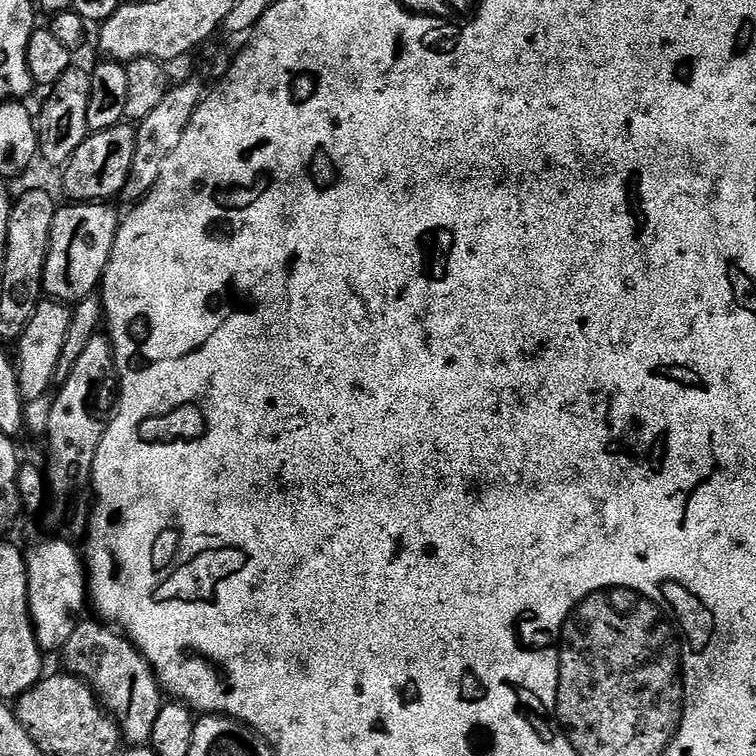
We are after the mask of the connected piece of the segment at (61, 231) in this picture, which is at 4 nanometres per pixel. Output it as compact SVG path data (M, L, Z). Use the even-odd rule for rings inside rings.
M72 202L67 206L69 208L60 206L56 209L52 240L48 244L48 257L44 267L44 292L51 299L72 306L76 301L93 295L101 287L116 241L118 216L104 202Z

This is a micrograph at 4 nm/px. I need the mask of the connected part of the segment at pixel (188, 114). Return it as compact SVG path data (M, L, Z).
M188 80L185 84L169 87L166 98L162 98L162 103L151 113L146 114L146 118L139 121L136 128L136 145L134 146L134 162L130 170L130 178L126 182L122 193L123 199L139 202L144 195L158 182L158 174L162 174L162 162L174 154L178 142L182 142L182 134L186 126L190 126L190 118L196 113L197 106L200 105L202 91L200 84L196 80Z

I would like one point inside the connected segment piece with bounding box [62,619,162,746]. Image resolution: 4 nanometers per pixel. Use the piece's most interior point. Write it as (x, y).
(108, 661)

